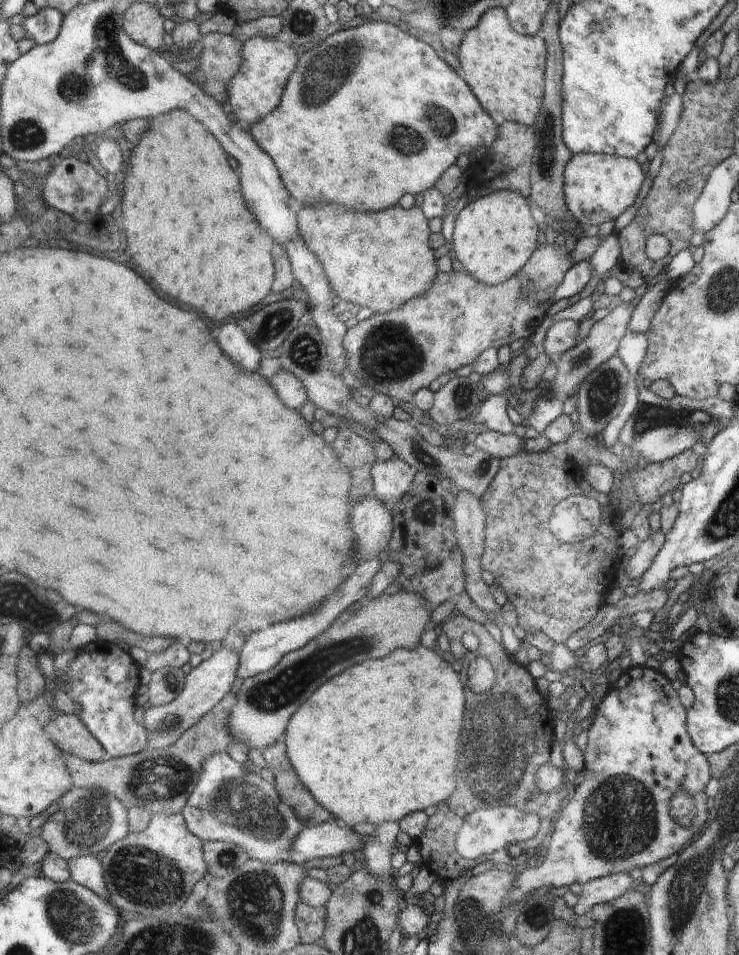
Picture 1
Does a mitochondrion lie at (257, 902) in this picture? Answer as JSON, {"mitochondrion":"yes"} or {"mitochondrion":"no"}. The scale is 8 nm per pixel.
{"mitochondrion":"yes"}

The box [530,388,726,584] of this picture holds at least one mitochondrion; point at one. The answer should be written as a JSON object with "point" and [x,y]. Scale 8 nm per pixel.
{"point":[651,416]}

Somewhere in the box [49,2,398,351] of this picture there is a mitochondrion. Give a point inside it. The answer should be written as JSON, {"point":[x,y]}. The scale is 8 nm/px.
{"point":[108,67]}

